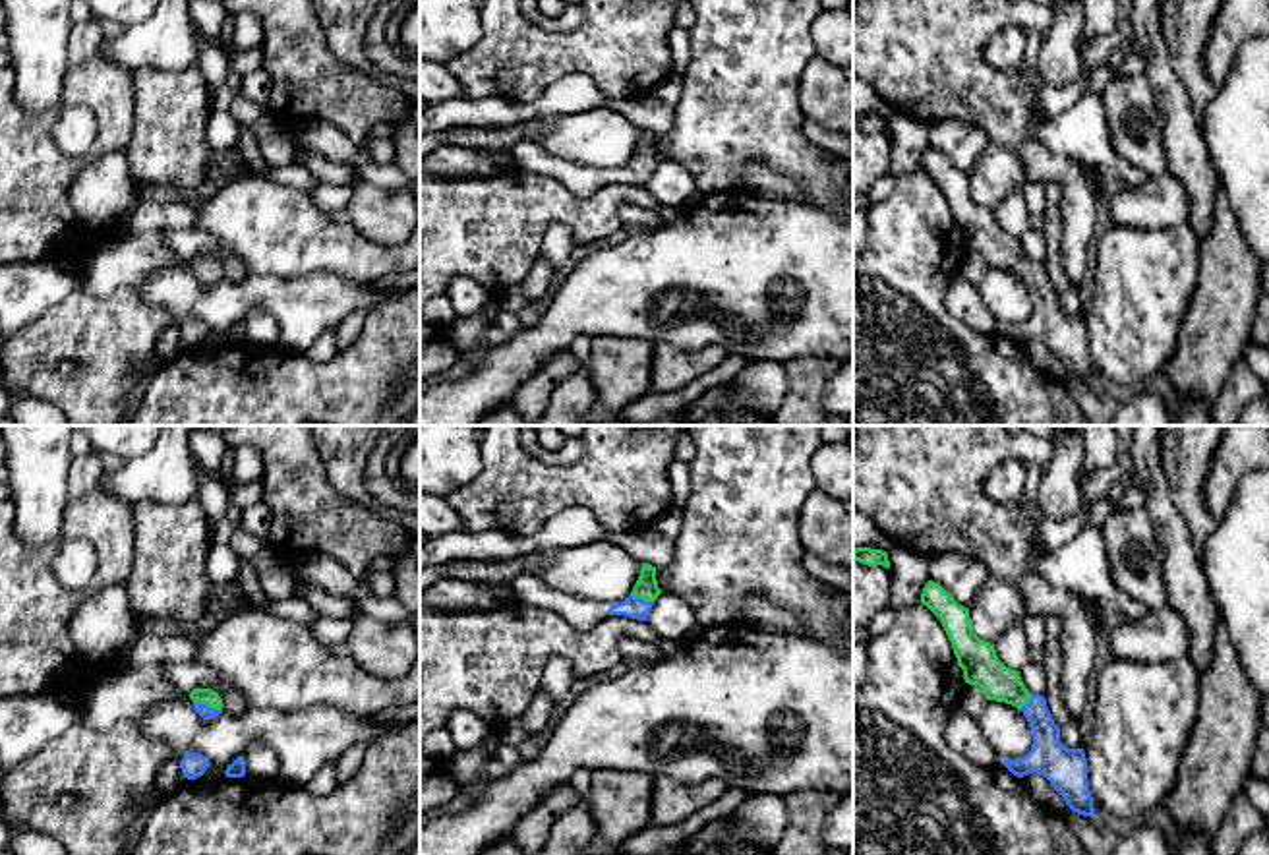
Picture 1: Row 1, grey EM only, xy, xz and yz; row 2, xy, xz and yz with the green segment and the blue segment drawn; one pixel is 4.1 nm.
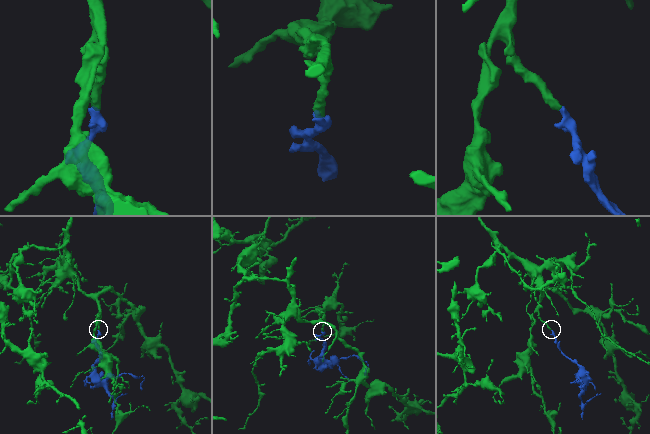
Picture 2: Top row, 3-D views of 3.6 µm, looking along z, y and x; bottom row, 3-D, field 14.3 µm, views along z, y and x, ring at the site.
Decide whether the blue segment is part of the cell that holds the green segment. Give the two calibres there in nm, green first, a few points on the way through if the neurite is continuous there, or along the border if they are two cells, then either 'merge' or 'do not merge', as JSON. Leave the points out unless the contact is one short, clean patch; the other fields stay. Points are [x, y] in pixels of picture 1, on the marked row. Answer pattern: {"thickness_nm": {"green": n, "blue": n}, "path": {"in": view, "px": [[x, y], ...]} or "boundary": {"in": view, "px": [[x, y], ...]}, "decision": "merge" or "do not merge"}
{"thickness_nm": {"green": 70, "blue": 60}, "path": {"in": "xy", "px": [[211, 699], [207, 705], [204, 710]]}, "decision": "merge"}

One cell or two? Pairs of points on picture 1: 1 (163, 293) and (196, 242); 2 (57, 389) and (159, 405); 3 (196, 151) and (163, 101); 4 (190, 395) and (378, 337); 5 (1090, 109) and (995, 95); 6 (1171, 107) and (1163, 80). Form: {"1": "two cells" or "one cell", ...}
{"1": "two cells", "2": "two cells", "3": "one cell", "4": "one cell", "5": "two cells", "6": "one cell"}

